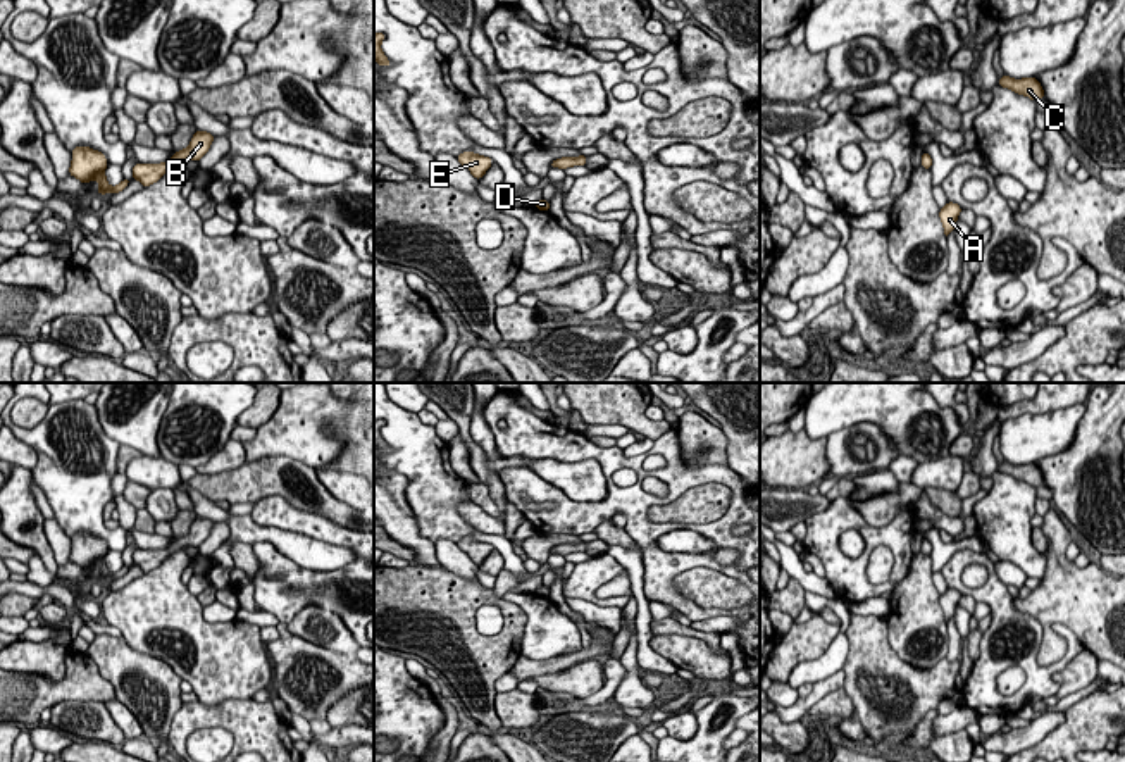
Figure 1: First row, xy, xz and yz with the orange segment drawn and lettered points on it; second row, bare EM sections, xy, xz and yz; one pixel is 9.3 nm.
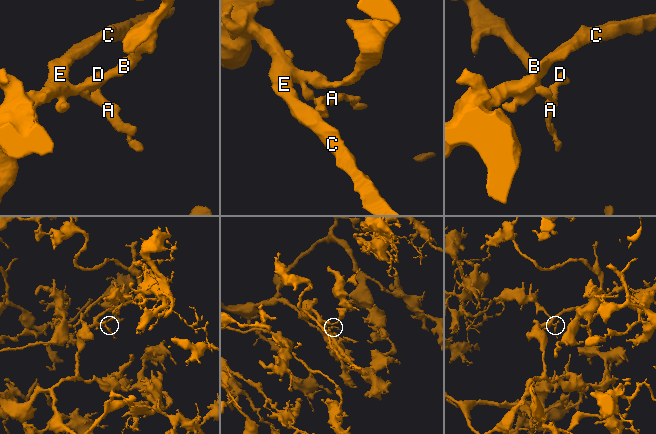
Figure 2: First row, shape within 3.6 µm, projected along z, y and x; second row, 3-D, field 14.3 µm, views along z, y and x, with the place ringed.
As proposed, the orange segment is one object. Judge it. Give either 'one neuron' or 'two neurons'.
one neuron

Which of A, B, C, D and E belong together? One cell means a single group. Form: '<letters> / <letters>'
A B C D E

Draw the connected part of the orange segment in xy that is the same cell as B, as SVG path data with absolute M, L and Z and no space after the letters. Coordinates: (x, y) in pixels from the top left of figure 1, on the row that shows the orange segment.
M198 129L191 138L190 147L181 152L174 152L174 155L167 162L162 164L138 162L133 167L133 178L138 179L146 188L157 183L171 167L183 164L186 160L198 162L207 153L212 141L214 134Z

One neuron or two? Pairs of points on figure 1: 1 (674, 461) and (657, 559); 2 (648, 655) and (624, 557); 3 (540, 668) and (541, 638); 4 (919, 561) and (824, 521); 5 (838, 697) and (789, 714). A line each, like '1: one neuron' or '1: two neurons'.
1: one neuron
2: one neuron
3: two neurons
4: two neurons
5: two neurons

